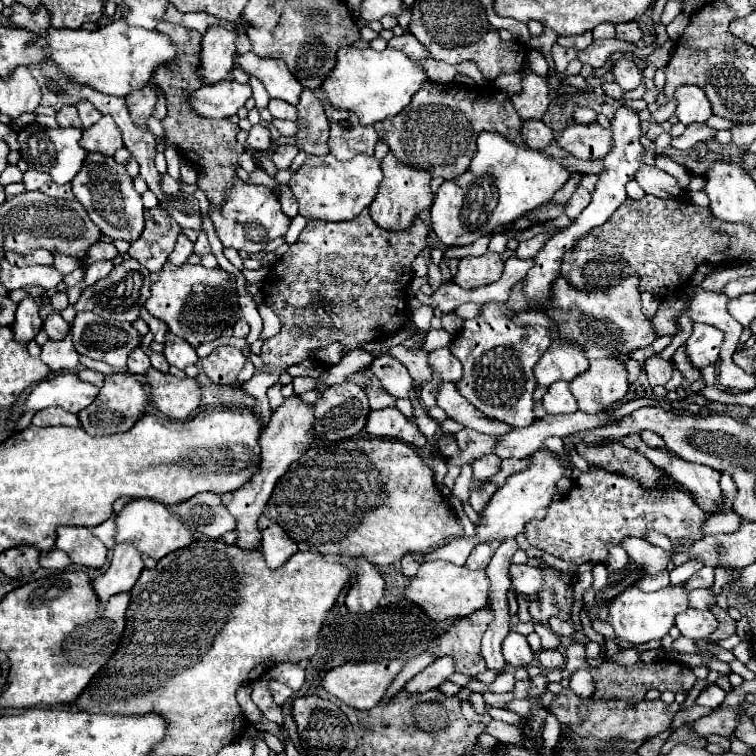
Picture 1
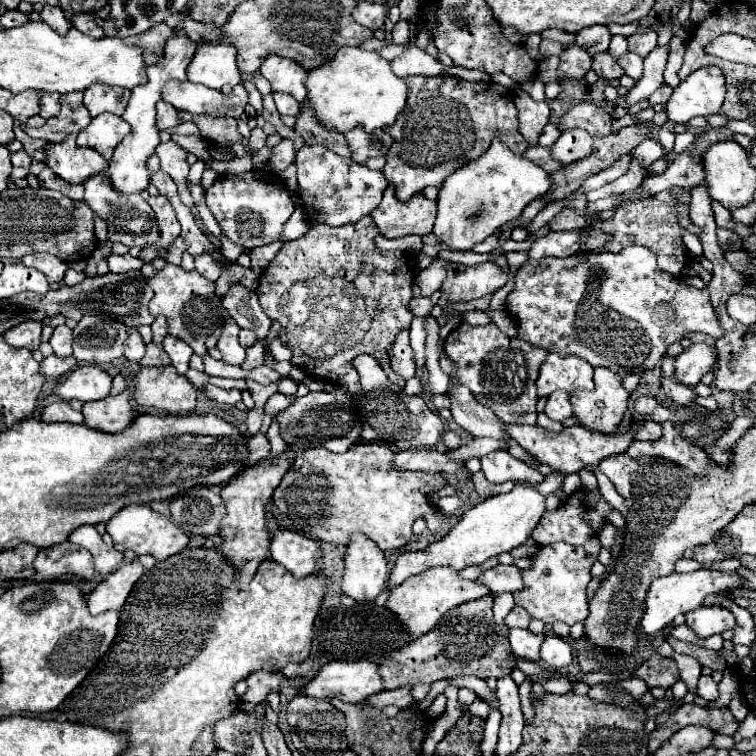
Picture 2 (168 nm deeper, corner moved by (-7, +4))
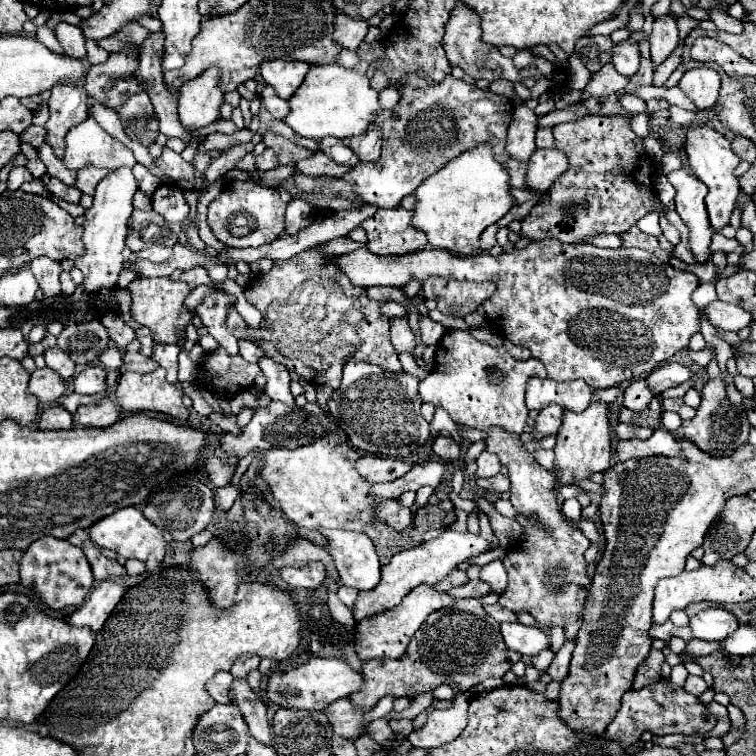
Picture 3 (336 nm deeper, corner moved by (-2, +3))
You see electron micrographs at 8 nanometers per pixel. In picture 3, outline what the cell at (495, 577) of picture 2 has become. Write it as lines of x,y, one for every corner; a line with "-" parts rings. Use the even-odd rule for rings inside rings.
471,580
471,582
467,582
467,584
463,584
463,586
459,586
459,588
451,588
451,590
447,590
447,594
449,596
453,596
453,598
481,598
483,594
487,594
491,588
483,582
483,580

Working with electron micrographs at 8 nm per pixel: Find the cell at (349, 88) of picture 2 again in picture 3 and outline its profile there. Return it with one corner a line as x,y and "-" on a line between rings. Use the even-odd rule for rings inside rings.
337,64
313,66
303,84
297,88
295,98
289,98
291,112
283,121
301,138
351,138
365,132
367,126
373,122
377,110
381,110
377,94
379,92
369,86
367,76
359,76
349,68

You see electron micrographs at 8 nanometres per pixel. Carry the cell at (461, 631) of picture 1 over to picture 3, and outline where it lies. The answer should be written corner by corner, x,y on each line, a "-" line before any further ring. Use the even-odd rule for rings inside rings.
465,598
457,600
449,608
433,612
421,624
401,658
373,658
363,662
365,682
357,694
353,692
349,696
349,700
361,712
369,712
383,696
415,698
435,690
441,684
455,684
459,688
457,692
465,692
487,678
503,678
503,674
511,670
517,660
521,660
521,654
507,648
499,632
499,622
483,610
477,598

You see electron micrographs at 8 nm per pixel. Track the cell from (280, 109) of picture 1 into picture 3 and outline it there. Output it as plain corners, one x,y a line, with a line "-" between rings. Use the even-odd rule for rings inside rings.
265,86
265,88
263,88
261,100
263,100
263,106
265,106
277,120
283,120
283,118
289,114
289,104
277,96
277,92
275,92
273,86

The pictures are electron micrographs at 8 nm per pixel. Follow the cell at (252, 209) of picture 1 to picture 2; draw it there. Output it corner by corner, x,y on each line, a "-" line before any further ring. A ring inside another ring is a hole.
250,171
242,175
224,175
214,181
214,185
206,191
206,203
212,215
216,217
222,233
242,245
244,249
254,249
260,245
268,245
280,239
286,221
294,213
294,205
290,199
290,191
282,179
276,179
276,173

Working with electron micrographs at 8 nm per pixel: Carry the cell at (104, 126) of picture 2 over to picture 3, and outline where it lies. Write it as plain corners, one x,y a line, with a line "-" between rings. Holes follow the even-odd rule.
89,116
85,122
73,126
71,132
65,136
65,156
63,164
69,170
81,170
85,166
97,166
107,170
119,170
119,168
133,168
137,160
133,152
125,146
119,146
121,142
109,136
93,116

